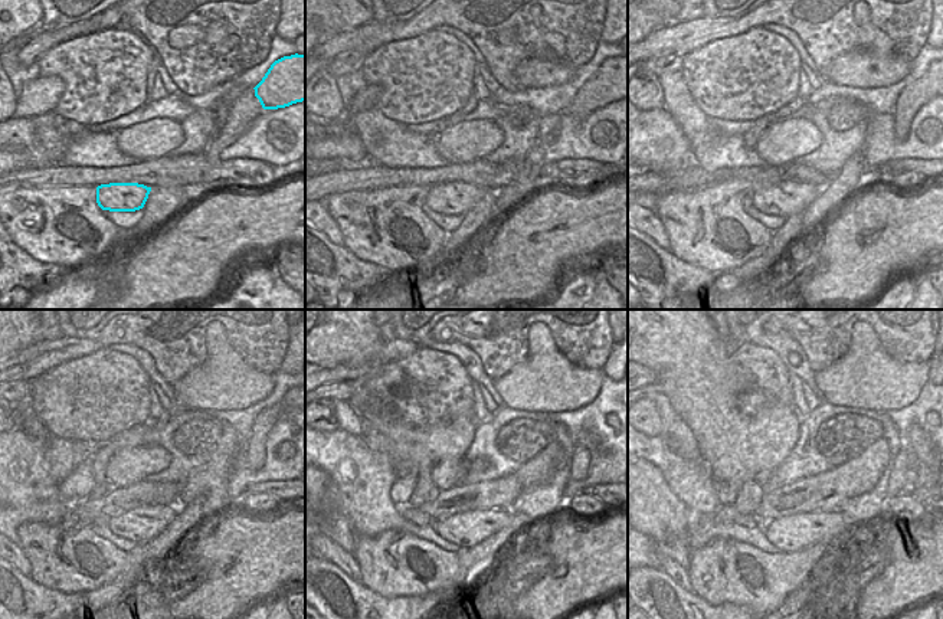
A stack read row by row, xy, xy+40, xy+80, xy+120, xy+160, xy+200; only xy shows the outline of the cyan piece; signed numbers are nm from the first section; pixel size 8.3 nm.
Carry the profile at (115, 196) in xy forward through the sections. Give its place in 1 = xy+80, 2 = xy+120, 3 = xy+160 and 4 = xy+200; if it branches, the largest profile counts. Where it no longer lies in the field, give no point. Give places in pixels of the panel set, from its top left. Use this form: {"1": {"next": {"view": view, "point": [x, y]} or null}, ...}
{"1": {"next": {"view": "xy+80", "point": [786, 199]}}, "2": {"next": {"view": "xy+120", "point": [143, 524]}}, "3": {"next": {"view": "xy+160", "point": [468, 529]}}, "4": {"next": {"view": "xy+200", "point": [793, 533]}}}

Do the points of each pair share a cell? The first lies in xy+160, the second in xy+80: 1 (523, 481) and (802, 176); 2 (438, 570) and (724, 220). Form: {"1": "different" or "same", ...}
{"1": "same", "2": "same"}

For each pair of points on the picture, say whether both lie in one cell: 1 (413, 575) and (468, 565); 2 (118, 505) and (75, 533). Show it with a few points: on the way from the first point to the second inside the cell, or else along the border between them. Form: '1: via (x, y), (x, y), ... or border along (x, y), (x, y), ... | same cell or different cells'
1: via (426, 567), (432, 562), (435, 565), (454, 565) | same cell
2: via (107, 505), (98, 507), (84, 521) | same cell

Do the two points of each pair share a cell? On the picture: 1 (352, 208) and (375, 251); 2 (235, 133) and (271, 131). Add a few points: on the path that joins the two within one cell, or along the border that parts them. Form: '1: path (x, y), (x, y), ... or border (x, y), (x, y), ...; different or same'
1: path (362, 218), (366, 236), (370, 241); same
2: border (264, 110), (249, 128), (228, 146), (220, 156); different

